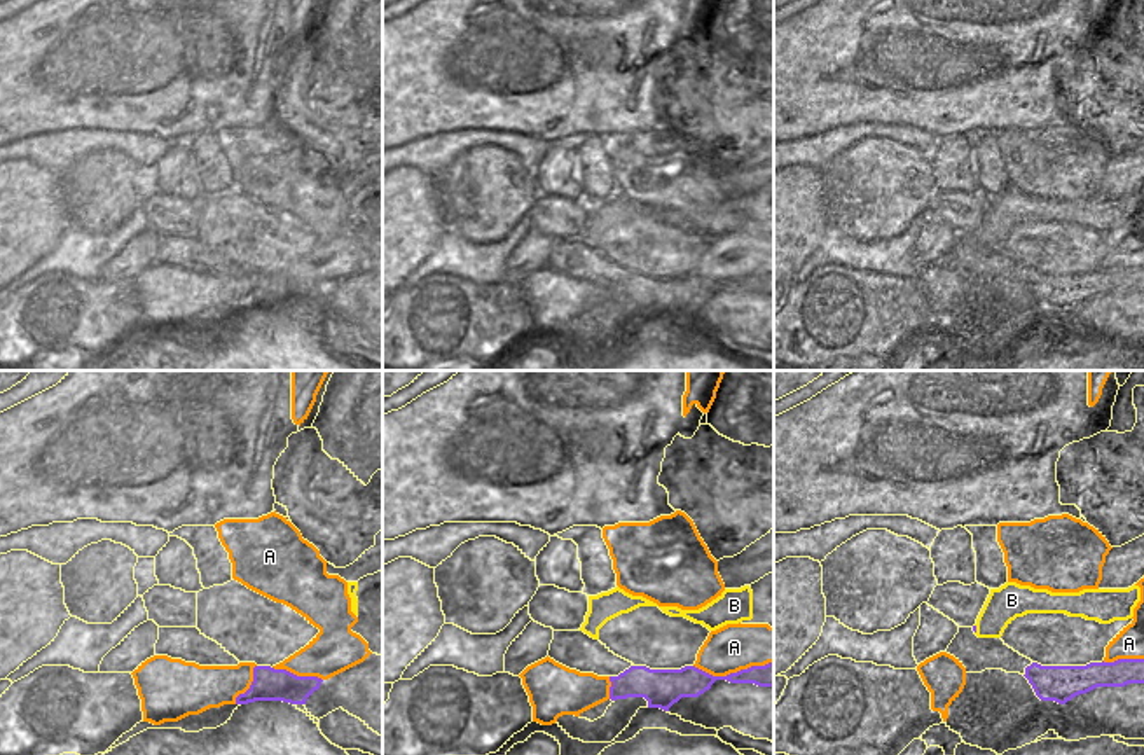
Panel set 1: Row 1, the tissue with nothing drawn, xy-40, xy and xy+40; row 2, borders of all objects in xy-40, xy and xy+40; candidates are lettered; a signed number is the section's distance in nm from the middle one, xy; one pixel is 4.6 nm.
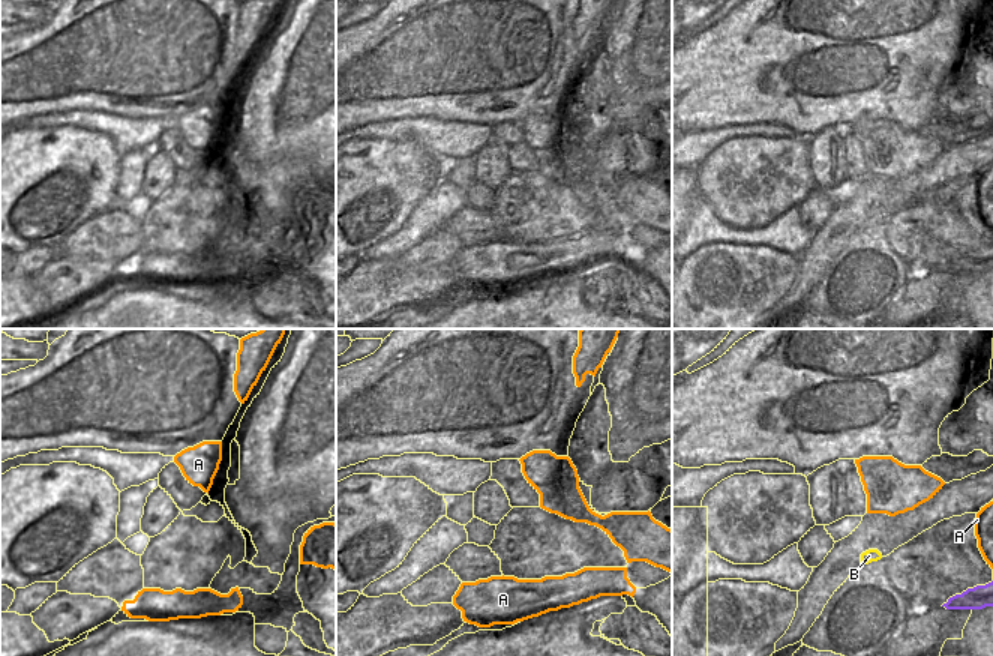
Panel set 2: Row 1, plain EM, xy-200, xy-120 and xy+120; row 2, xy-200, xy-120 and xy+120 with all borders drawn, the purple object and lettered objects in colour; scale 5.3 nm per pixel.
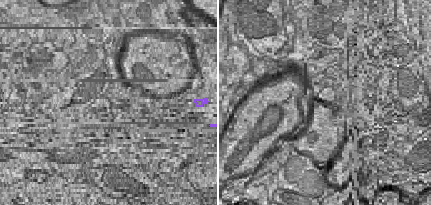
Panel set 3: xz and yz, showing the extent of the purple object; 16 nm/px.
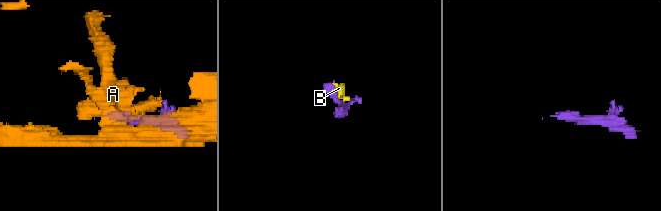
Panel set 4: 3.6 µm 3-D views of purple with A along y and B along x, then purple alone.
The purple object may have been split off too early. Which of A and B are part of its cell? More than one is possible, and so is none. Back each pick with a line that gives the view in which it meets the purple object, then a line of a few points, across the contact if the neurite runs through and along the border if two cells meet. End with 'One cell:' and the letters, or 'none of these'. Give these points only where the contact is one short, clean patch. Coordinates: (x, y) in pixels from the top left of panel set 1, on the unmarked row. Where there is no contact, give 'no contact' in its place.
One cell: none of these

